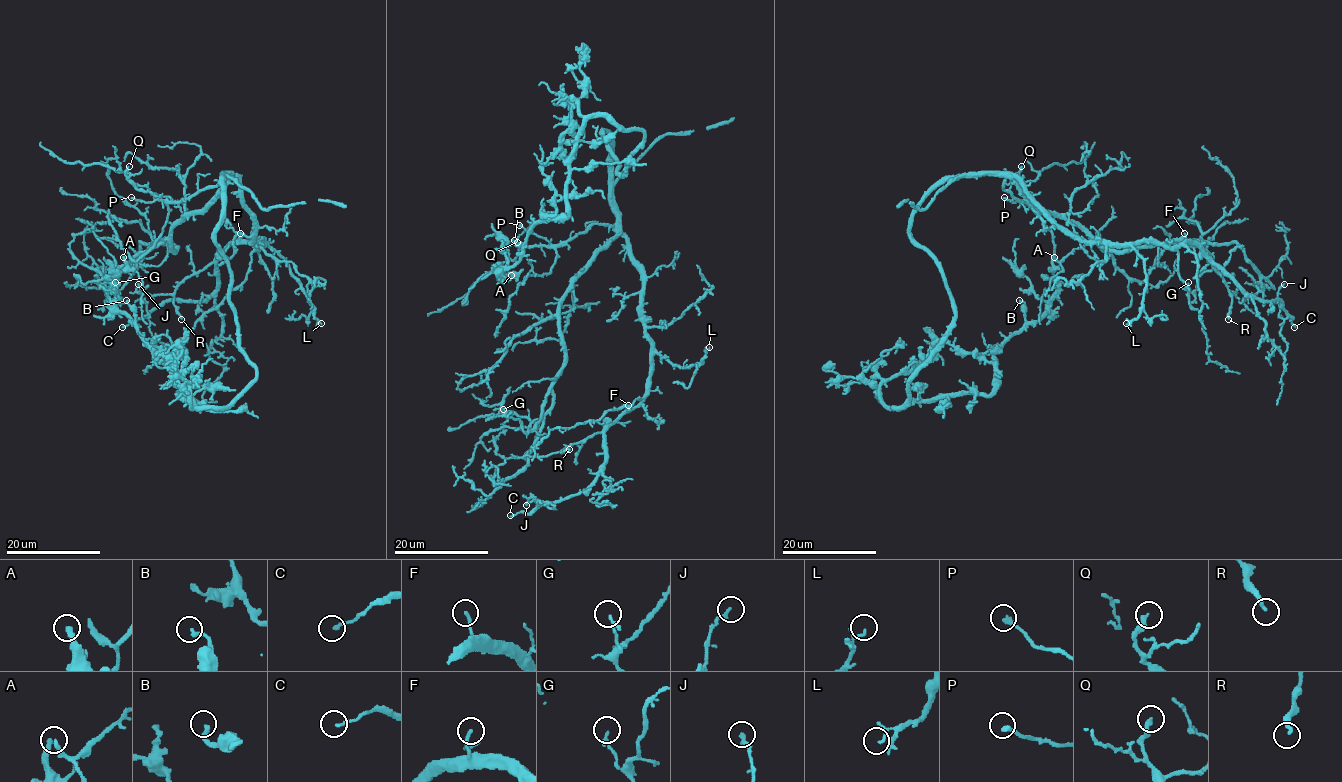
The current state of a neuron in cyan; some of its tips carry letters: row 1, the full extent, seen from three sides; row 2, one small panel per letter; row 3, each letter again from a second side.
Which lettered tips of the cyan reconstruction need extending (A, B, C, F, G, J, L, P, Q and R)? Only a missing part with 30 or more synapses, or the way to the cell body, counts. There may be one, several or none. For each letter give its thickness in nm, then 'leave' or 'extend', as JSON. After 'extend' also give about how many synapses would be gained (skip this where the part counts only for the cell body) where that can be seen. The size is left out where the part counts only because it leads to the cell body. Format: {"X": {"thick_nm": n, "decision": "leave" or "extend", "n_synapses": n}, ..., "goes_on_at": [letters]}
{"A": {"thick_nm": 280, "decision": "extend", "n_synapses": 35}, "B": {"thick_nm": 240, "decision": "leave"}, "C": {"thick_nm": 160, "decision": "leave"}, "F": {"thick_nm": 170, "decision": "leave"}, "G": {"thick_nm": 130, "decision": "leave"}, "J": {"thick_nm": 190, "decision": "leave"}, "L": {"thick_nm": 120, "decision": "leave"}, "P": {"thick_nm": 280, "decision": "leave"}, "Q": {"thick_nm": 280, "decision": "leave"}, "R": {"thick_nm": 240, "decision": "leave"}, "goes_on_at": ["A"]}

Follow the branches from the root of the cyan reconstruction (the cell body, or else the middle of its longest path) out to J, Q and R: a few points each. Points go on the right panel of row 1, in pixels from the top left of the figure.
J: (910, 231), (937, 185), (1012, 175), (1087, 241), (1194, 243), (1246, 292), (1279, 300), (1281, 319), (1284, 284)
Q: (910, 231), (913, 209), (949, 179), (1003, 175), (1003, 188), (1022, 202), (1021, 166)
R: (910, 231), (913, 209), (937, 185), (1012, 175), (1059, 225), (1087, 241), (1194, 243), (1229, 289), (1228, 319)

